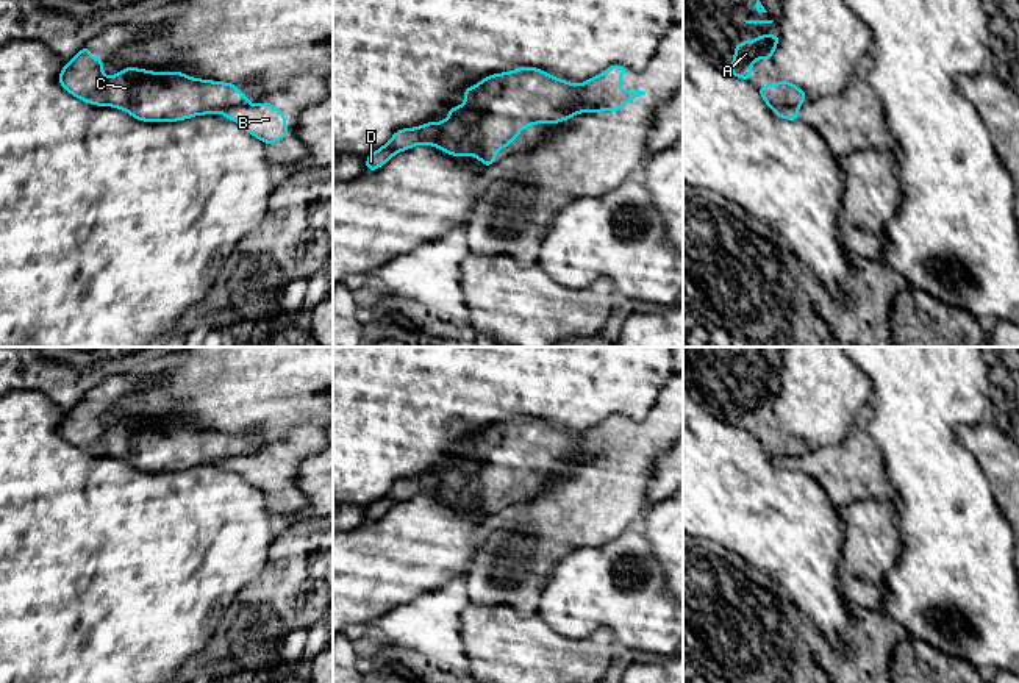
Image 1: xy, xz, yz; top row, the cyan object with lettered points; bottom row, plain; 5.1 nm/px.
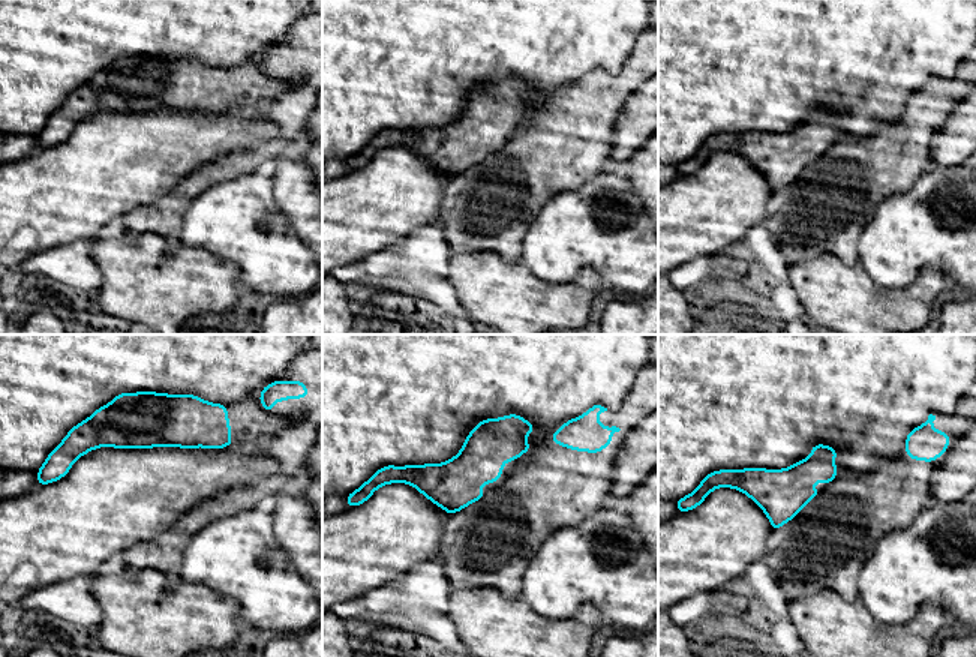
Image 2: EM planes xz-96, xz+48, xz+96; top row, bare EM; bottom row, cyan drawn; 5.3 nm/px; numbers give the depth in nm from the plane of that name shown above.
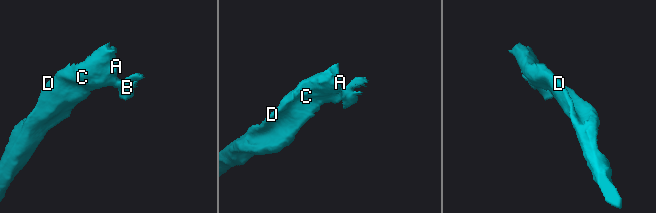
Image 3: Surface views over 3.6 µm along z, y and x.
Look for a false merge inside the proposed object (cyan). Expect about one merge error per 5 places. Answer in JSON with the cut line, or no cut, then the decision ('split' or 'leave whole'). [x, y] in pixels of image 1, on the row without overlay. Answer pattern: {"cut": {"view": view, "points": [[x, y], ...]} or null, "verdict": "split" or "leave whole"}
{"cut": {"view": "xz", "points": [[583, 435], [580, 460]]}, "verdict": "split"}

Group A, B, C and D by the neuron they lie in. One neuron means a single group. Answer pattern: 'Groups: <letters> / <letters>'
Groups: A C D / B

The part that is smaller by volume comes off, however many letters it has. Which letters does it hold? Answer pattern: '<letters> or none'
B

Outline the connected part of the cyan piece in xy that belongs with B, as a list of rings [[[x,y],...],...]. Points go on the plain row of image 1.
[[[267,452],[225,458],[222,467],[238,472],[247,483],[267,495],[289,485],[286,464]]]

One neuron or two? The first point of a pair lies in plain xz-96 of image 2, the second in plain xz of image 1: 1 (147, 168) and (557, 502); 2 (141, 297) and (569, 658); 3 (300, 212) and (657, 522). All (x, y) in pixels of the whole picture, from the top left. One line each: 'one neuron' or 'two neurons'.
1: two neurons
2: one neuron
3: one neuron

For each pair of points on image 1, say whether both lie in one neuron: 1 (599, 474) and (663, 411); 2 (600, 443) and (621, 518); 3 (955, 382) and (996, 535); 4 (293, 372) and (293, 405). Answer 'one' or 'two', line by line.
1: one
2: one
3: one
4: one

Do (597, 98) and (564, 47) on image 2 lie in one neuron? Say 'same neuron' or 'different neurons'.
different neurons

